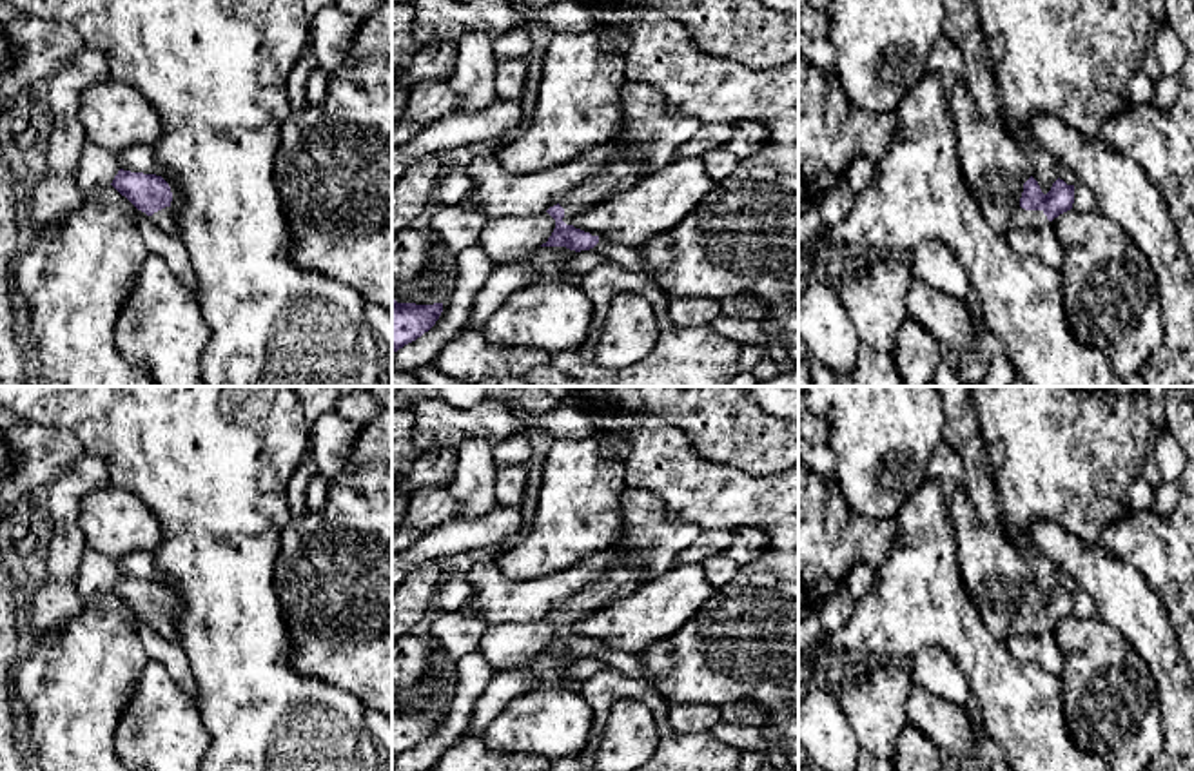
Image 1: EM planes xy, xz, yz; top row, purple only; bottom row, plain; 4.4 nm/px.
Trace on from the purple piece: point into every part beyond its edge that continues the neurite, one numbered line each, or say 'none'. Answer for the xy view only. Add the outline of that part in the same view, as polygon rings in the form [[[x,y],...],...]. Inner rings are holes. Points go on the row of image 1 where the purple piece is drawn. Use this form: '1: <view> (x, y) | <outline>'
1: xy (166, 218) | [[[172,205],[154,212],[151,218],[163,230],[178,234],[176,210],[172,209]]]

